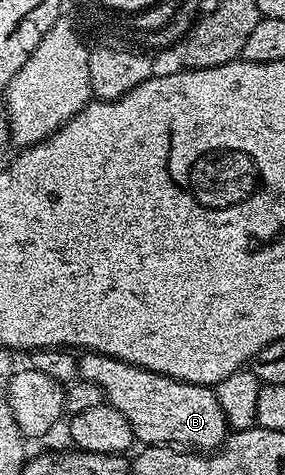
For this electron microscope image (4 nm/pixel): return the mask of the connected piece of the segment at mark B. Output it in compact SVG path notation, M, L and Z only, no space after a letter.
M98 352L84 353L77 361L77 374L80 379L95 382L103 390L105 403L110 404L127 422L131 422L134 441L141 446L176 446L182 450L210 453L221 447L231 429L223 408L219 406L216 391L208 384L192 384L176 380L163 374L155 374L146 368L104 356Z

